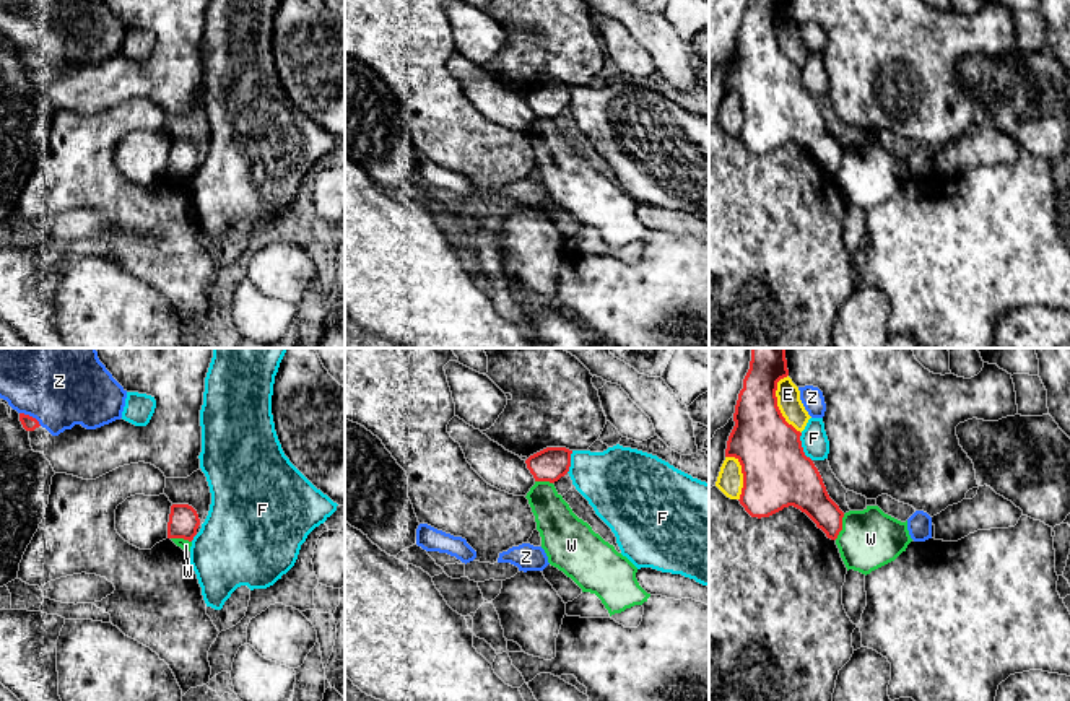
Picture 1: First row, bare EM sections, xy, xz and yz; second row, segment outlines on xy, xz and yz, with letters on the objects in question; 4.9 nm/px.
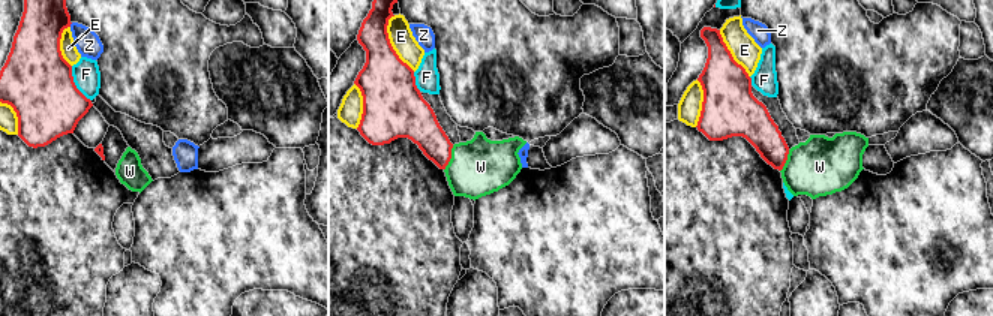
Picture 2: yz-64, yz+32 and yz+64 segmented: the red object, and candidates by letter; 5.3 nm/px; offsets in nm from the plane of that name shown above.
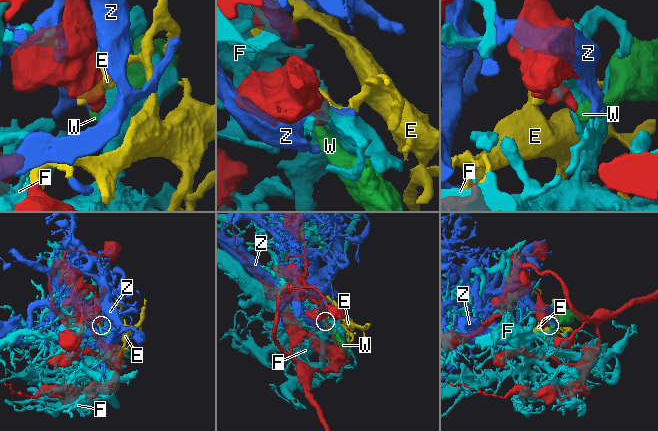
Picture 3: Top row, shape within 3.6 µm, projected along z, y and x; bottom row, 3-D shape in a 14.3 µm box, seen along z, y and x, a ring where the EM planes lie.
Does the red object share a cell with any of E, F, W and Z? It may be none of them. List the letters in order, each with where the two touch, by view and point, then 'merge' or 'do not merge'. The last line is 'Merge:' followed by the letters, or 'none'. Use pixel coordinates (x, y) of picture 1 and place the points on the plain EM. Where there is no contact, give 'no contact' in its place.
E: yz (776, 39) | do not merge
F: yz (802, 83) | do not merge
W: yz (841, 163) | do not merge
Z: xy (31, 52) | do not merge
Merge: none

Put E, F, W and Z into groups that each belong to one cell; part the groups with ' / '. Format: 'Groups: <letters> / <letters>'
Groups: E / F / W / Z

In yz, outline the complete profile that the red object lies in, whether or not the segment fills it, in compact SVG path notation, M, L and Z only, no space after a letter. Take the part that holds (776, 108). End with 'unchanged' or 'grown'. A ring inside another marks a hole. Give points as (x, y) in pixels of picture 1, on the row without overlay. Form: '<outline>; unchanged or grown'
M750 0L743 15L725 85L725 93L735 93L742 101L738 137L758 155L794 142L836 176L844 148L805 91L802 68L785 57L777 42L777 18L787 11L787 0Z; unchanged

